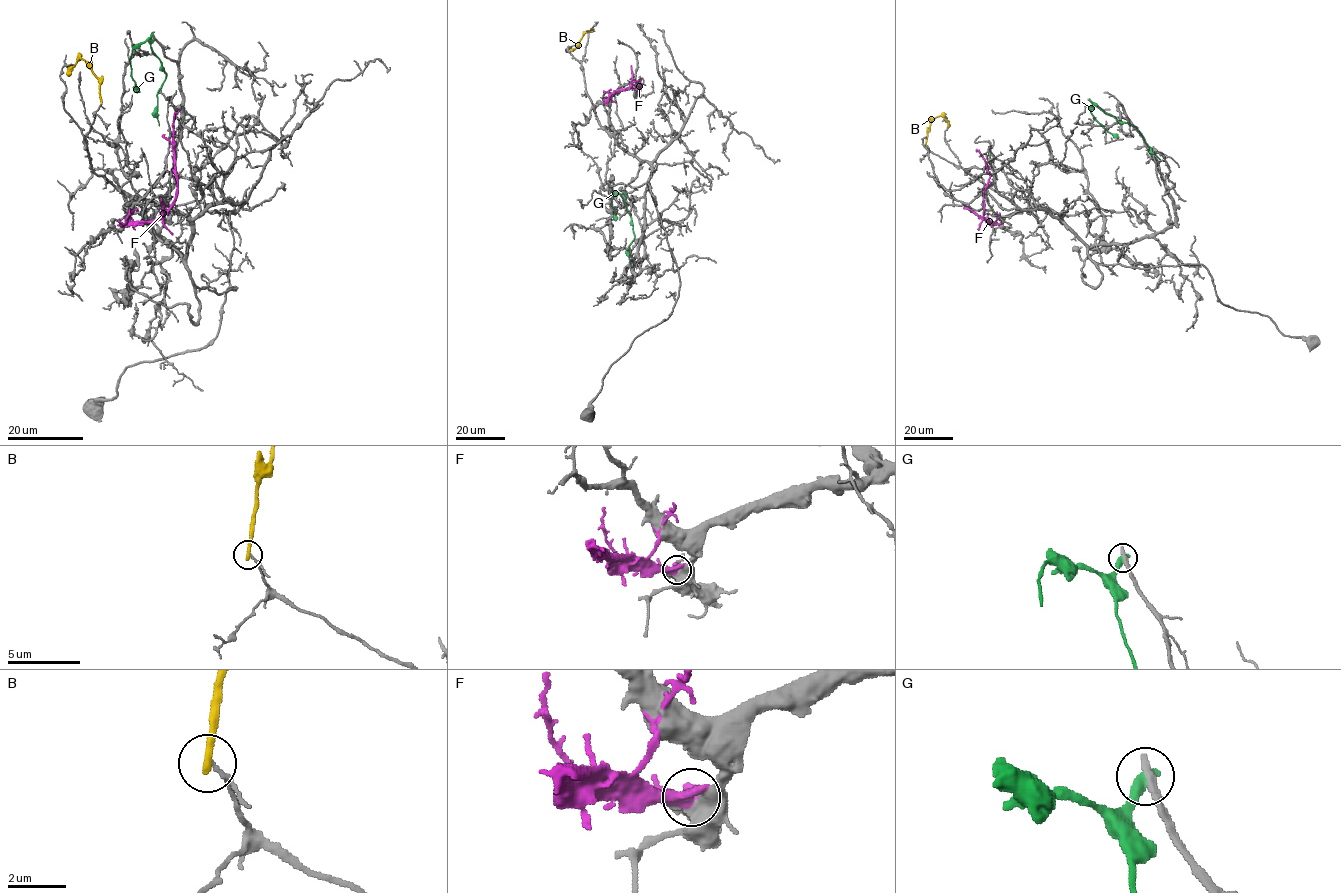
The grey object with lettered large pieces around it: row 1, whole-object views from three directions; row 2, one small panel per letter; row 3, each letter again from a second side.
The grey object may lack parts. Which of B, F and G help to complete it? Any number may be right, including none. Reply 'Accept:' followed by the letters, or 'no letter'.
Accept: no letter

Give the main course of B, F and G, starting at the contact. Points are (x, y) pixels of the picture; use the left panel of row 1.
B: (101, 102), (100, 82), (84, 61), (80, 59), (68, 76)
F: (122, 225), (158, 220), (172, 203), (177, 188), (173, 148), (173, 116), (177, 109)
G: (152, 34), (151, 49), (166, 74), (157, 93), (159, 125)

